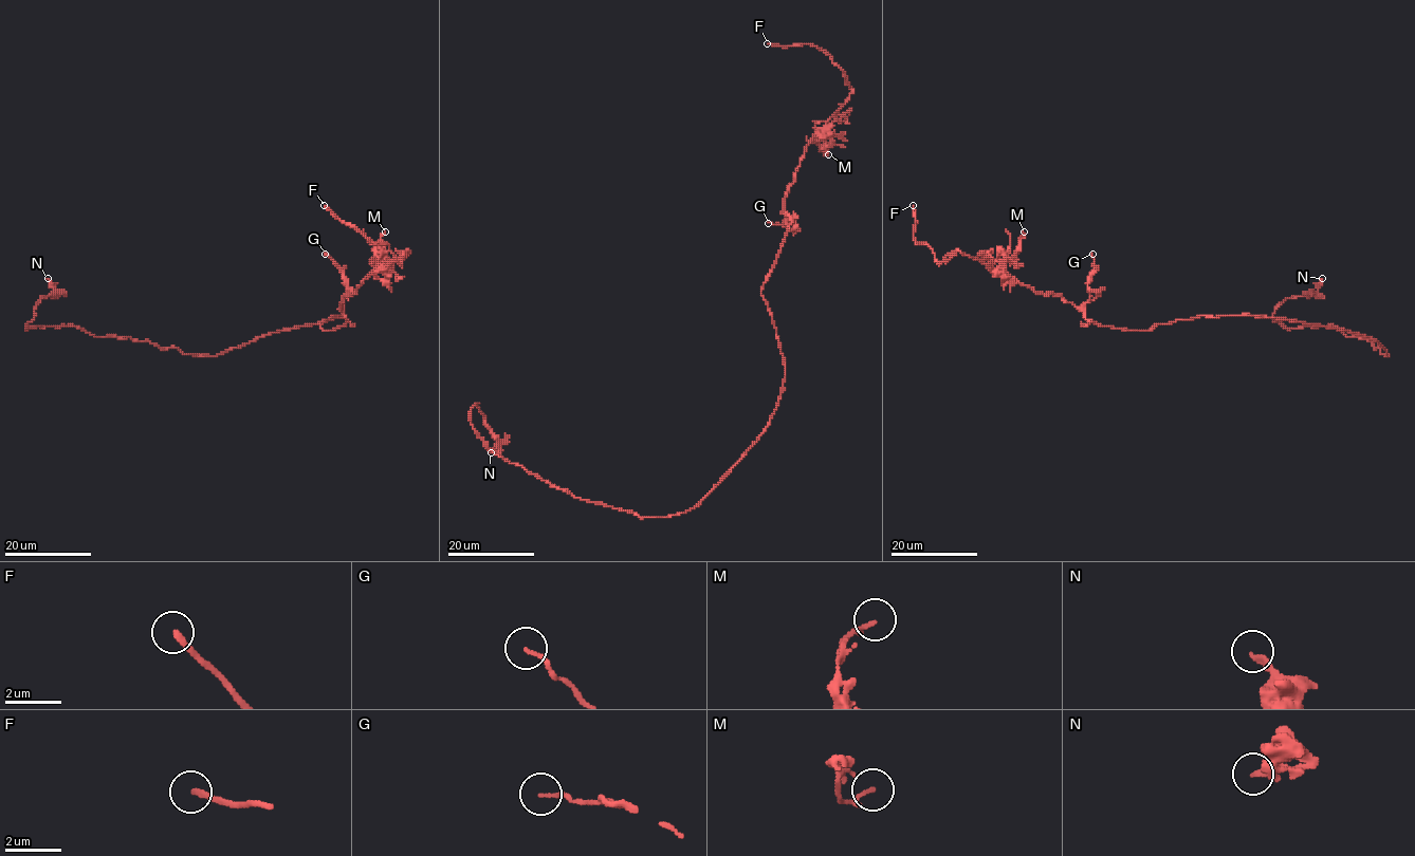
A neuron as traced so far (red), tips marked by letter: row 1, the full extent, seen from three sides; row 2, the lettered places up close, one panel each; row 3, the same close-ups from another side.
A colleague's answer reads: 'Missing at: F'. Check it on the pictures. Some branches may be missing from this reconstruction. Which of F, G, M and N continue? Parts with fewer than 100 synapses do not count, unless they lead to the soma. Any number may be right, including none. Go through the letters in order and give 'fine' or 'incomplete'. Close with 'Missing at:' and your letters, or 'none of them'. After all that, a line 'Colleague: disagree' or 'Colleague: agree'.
F: incomplete
G: fine
M: fine
N: fine
Missing at: F
Colleague: agree

